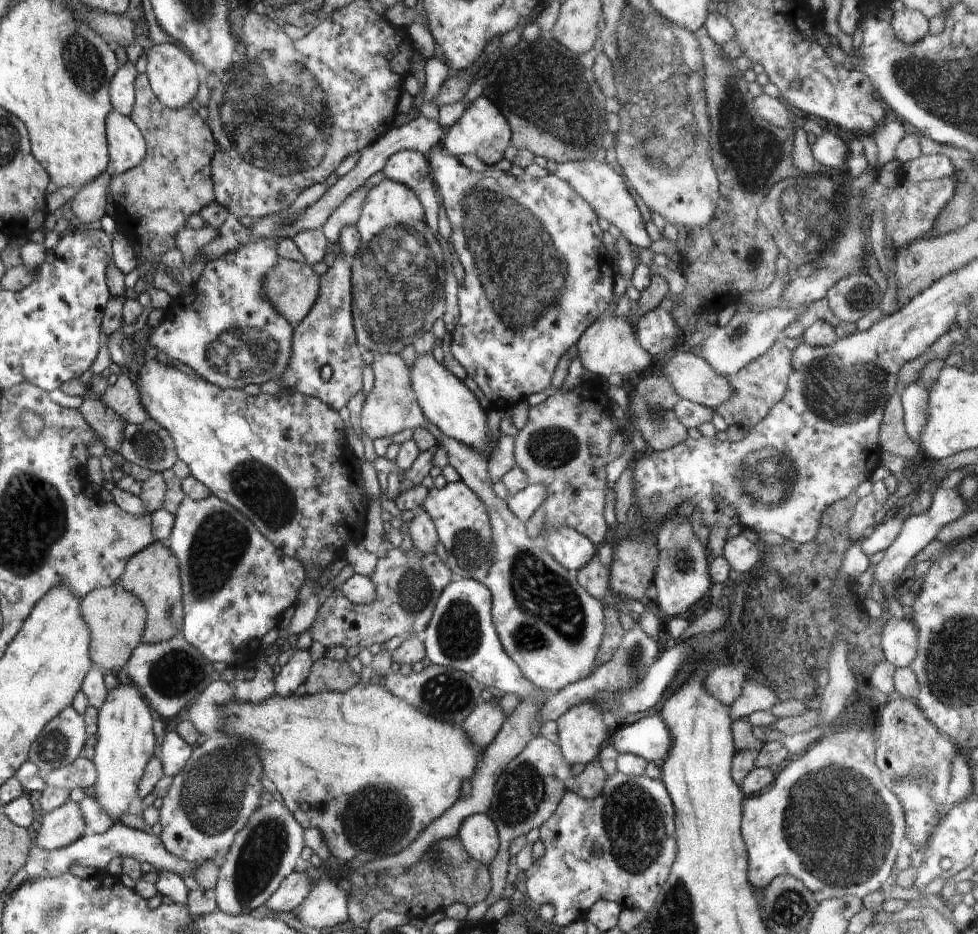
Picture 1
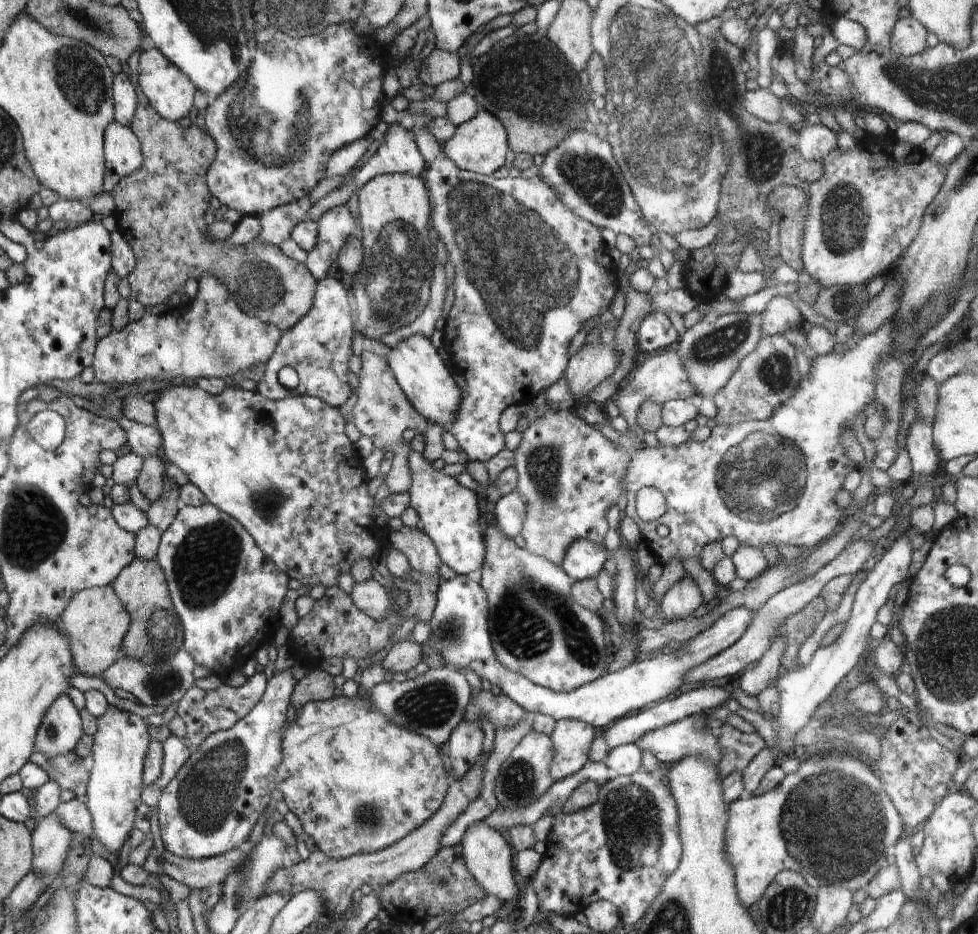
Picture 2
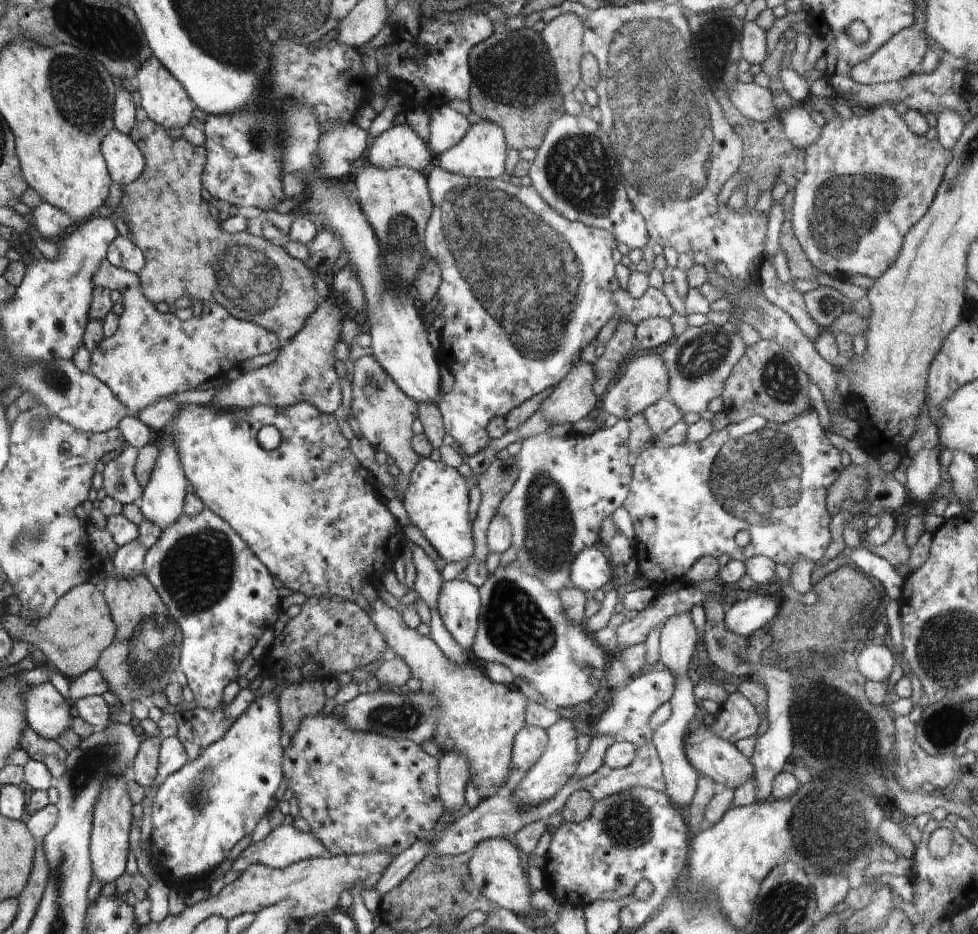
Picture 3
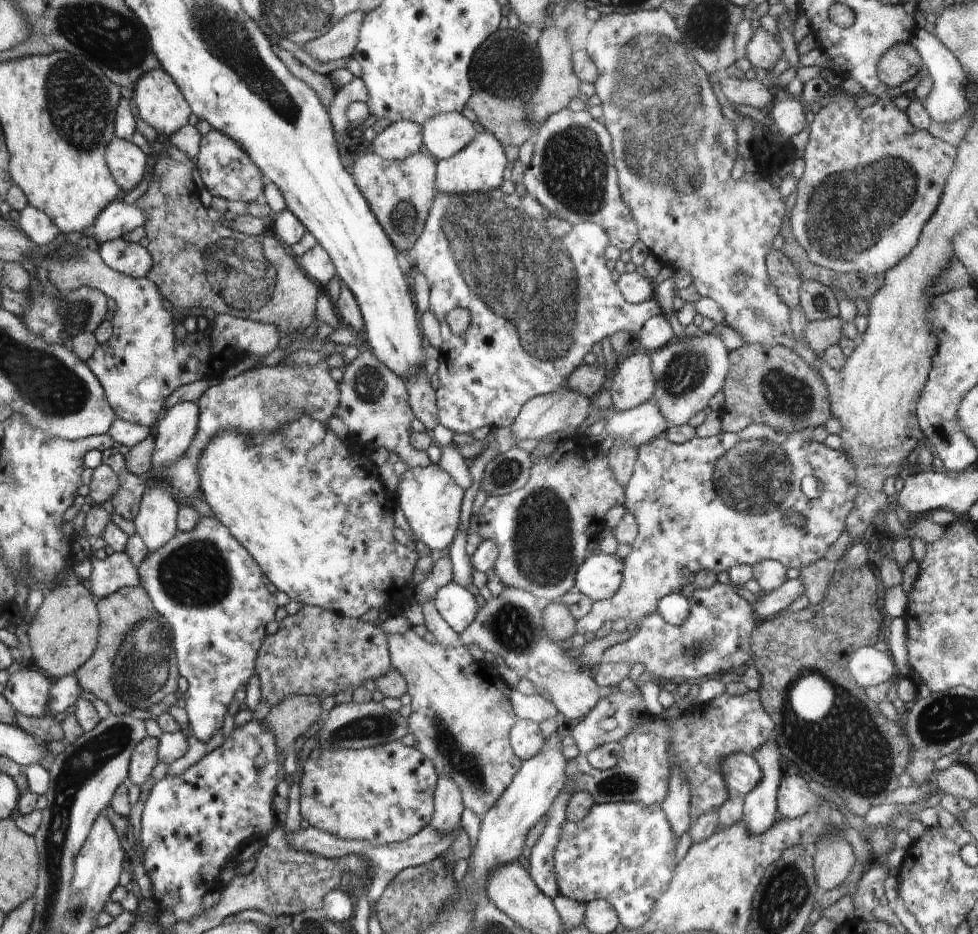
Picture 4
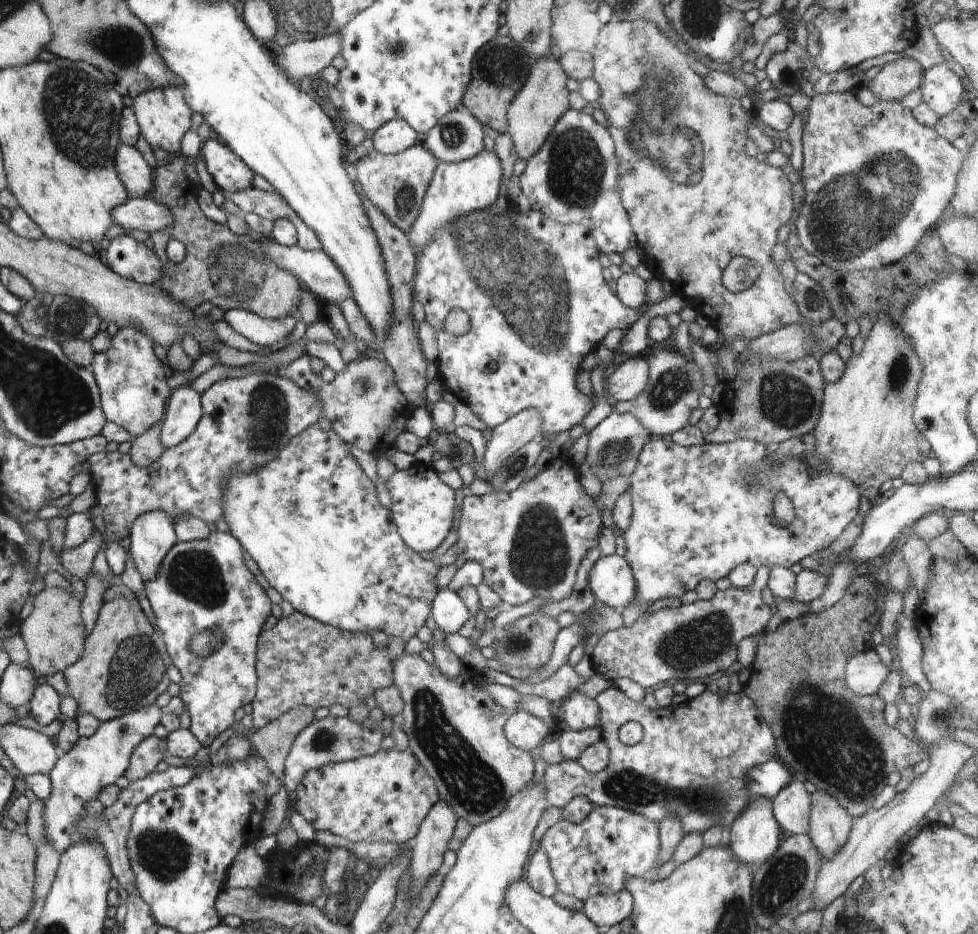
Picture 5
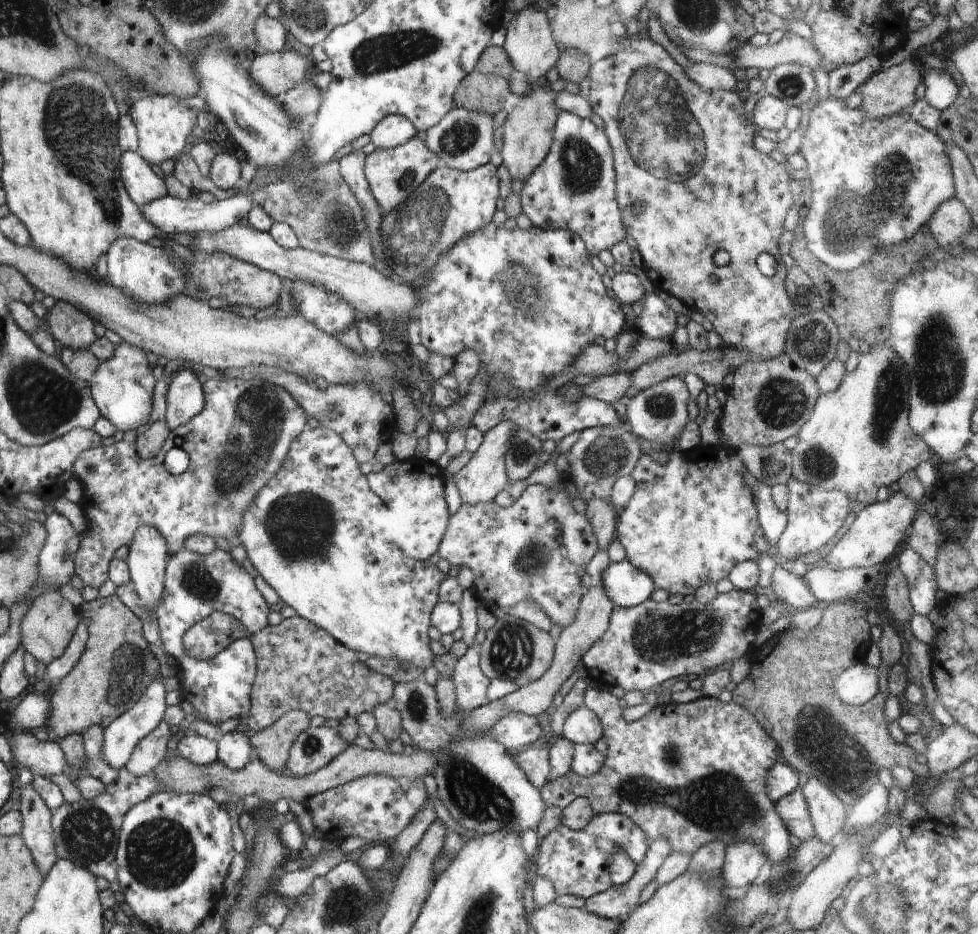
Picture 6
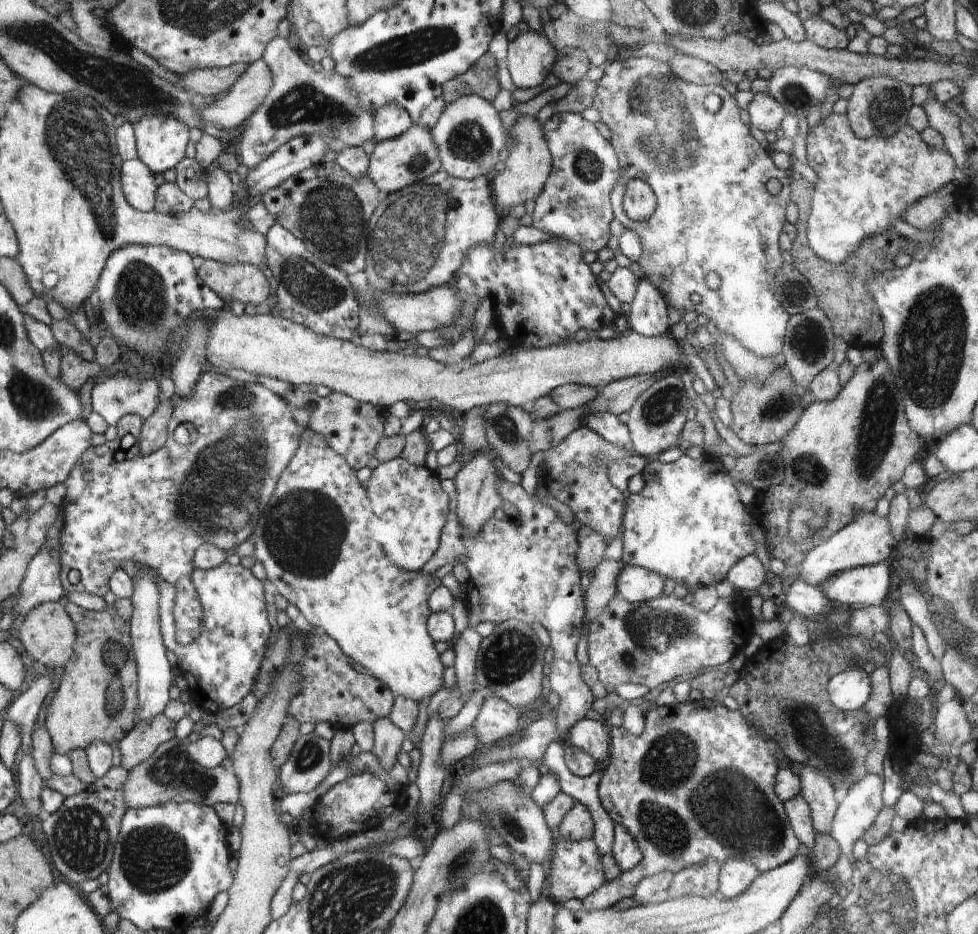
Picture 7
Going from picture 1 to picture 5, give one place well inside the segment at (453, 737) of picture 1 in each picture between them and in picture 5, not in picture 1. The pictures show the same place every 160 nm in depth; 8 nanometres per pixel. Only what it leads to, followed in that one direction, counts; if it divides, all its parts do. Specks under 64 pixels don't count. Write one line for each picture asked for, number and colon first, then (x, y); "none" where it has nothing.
2: (358, 782)
3: (360, 792)
4: (383, 795)
5: (385, 797)

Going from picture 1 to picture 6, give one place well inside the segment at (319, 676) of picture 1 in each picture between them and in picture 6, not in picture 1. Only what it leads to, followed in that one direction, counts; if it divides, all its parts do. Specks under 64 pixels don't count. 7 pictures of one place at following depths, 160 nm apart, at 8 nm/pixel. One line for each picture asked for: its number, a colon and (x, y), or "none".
2: (317, 685)
3: (300, 700)
4: (293, 717)
5: (274, 743)
6: (271, 746)

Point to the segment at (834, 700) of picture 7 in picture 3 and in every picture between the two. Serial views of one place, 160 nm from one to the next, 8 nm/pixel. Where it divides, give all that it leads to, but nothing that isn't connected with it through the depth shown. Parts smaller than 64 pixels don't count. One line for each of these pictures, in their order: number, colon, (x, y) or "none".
3: (876, 662)
4: (869, 667)
5: (864, 674)
6: (857, 685)

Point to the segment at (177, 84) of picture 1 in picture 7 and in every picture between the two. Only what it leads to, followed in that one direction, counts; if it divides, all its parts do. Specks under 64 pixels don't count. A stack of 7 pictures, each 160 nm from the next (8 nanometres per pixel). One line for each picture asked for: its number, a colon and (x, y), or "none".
2: (168, 89)
3: (166, 101)
4: (161, 103)
5: (163, 116)
6: (163, 122)
7: (160, 141)

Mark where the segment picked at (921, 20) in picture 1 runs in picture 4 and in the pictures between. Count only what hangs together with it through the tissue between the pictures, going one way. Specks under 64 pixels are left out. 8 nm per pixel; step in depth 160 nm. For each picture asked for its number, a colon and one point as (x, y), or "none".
2: (908, 37)
3: (899, 57)
4: (901, 62)

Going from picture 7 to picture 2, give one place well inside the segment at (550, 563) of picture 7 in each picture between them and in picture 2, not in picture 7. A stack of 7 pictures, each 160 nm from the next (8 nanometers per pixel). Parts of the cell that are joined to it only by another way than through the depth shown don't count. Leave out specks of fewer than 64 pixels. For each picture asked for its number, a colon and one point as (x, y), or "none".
2: (569, 473)
3: (567, 485)
4: (542, 530)
5: (530, 542)
6: (538, 549)

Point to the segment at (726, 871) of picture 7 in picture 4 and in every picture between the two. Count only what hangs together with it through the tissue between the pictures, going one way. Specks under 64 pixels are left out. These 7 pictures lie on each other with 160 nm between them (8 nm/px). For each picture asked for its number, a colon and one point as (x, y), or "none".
4: (759, 808)
5: (755, 836)
6: (743, 860)

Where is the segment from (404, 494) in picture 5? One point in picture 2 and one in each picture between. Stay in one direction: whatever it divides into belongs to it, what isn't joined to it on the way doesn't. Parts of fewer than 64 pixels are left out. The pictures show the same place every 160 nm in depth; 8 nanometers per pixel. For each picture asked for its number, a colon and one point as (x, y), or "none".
2: (450, 514)
3: (437, 499)
4: (428, 498)

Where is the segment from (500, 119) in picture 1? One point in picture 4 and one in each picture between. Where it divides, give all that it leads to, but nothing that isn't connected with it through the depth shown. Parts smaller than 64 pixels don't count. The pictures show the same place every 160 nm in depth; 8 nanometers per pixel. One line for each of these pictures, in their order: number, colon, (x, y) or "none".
2: (480, 144)
3: (481, 154)
4: (479, 167)

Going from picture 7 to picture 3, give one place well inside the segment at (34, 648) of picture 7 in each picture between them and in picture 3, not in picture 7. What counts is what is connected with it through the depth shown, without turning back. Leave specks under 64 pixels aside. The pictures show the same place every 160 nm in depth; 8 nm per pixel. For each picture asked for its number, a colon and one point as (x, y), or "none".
3: (81, 627)
4: (64, 634)
5: (54, 633)
6: (48, 627)

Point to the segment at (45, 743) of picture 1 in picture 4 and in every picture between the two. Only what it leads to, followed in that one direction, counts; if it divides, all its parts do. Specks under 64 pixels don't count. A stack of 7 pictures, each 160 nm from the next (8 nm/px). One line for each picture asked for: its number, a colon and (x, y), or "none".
2: (62, 728)
3: (47, 711)
4: (28, 692)

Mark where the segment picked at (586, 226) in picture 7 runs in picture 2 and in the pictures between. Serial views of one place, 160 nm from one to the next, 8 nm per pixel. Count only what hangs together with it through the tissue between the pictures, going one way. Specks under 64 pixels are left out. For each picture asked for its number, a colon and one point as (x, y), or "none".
2: (582, 170)
3: (575, 171)
4: (572, 173)
5: (573, 179)
6: (574, 188)

